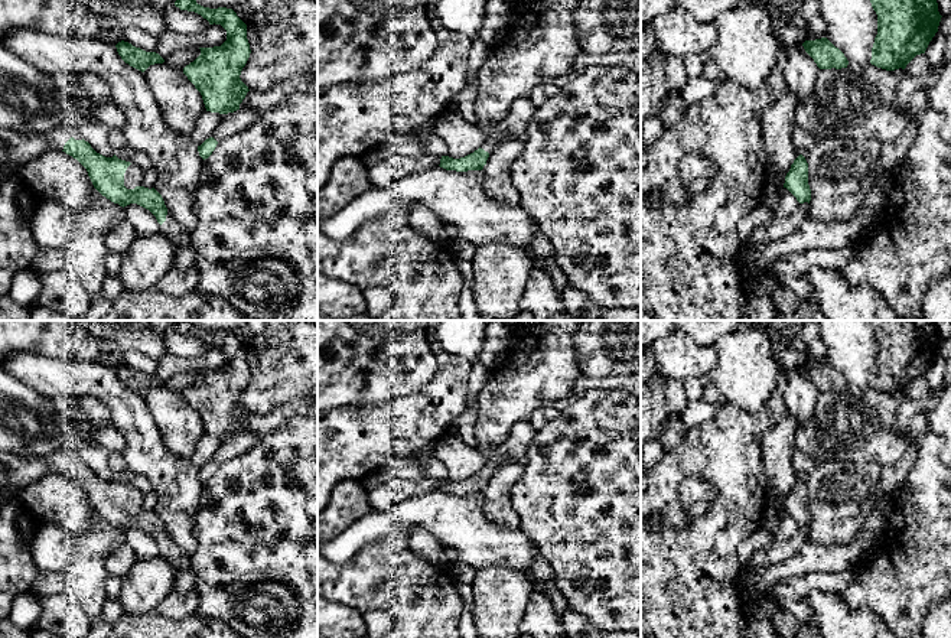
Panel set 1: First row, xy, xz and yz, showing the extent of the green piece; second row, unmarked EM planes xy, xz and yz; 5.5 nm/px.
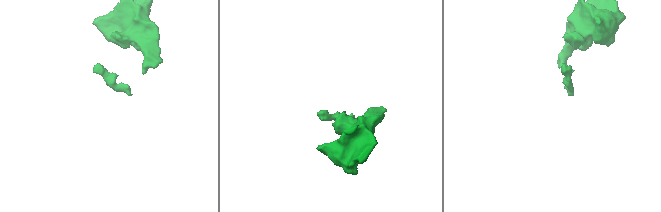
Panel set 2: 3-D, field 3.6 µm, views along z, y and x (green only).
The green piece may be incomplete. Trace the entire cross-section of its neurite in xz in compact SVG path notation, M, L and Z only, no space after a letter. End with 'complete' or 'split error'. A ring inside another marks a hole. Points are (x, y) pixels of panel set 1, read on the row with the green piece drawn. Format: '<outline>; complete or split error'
M527 97L515 100L508 114L496 124L496 133L486 139L478 150L460 159L442 156L439 166L456 172L482 170L498 143L507 140L525 141L534 113L535 107Z; split error

